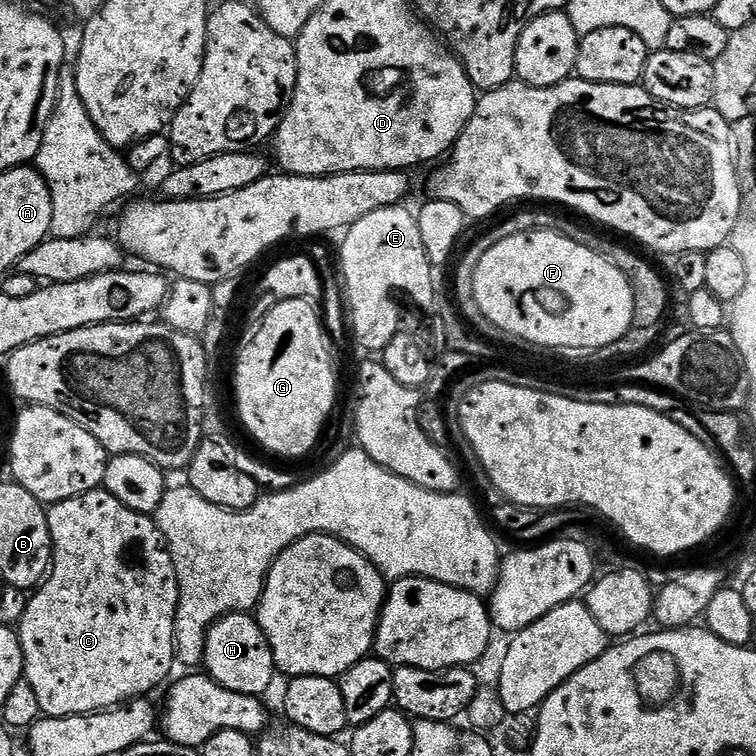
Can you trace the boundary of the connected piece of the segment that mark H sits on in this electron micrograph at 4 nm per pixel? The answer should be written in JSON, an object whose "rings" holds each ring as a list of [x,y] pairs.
{"rings":[[[243,612],[223,616],[213,624],[204,647],[203,667],[207,675],[226,690],[247,696],[263,697],[272,679],[278,676],[276,659],[266,634],[260,628],[260,621],[255,615]]]}

